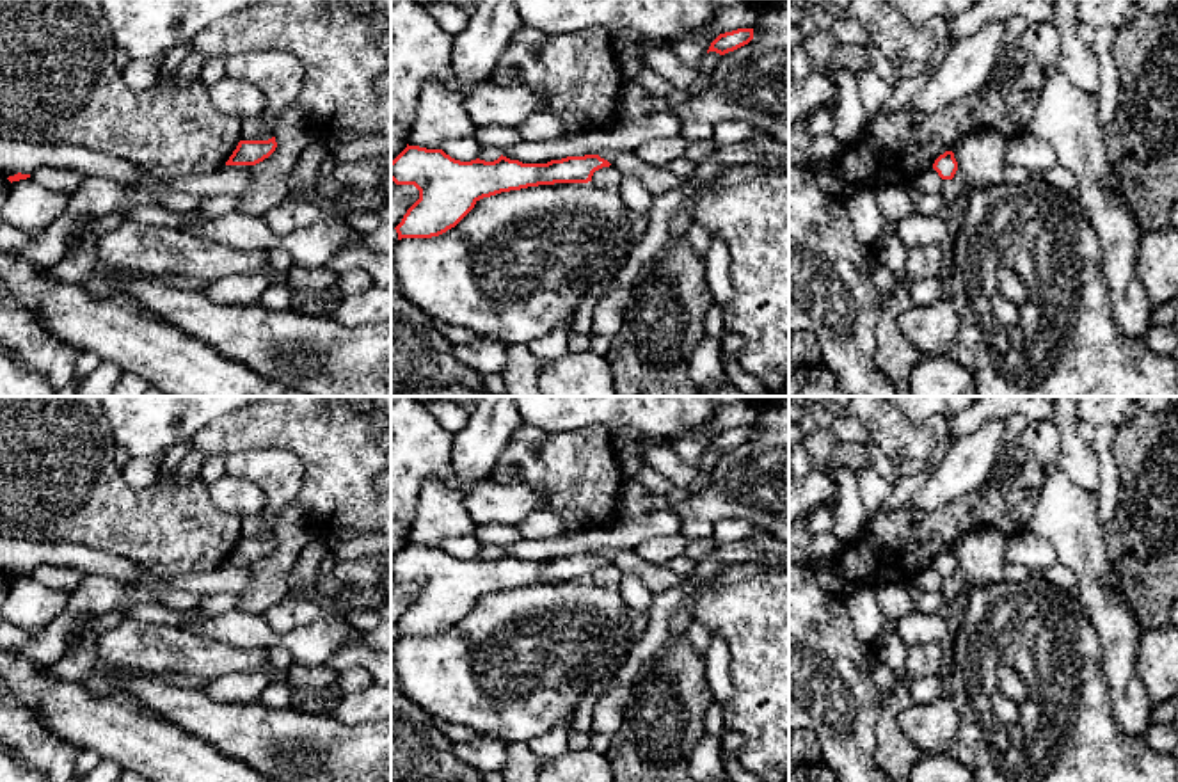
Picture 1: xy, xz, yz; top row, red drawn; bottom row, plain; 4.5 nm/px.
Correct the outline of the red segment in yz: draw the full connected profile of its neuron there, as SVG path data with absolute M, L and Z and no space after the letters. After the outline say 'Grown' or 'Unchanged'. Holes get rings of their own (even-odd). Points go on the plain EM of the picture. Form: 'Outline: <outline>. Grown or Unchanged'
Outline: M945 549L943 553L940 553L935 558L933 567L938 571L942 578L952 578L958 569L958 560L954 556L954 551Z. Unchanged

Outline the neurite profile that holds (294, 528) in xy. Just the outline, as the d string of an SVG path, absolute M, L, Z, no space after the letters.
M293 499L274 521L275 549L252 565L251 585L238 595L236 610L261 615L288 597L290 572L302 549L320 537L320 526Z

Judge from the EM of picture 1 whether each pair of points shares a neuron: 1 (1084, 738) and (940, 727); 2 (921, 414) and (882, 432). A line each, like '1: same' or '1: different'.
1: different
2: different

